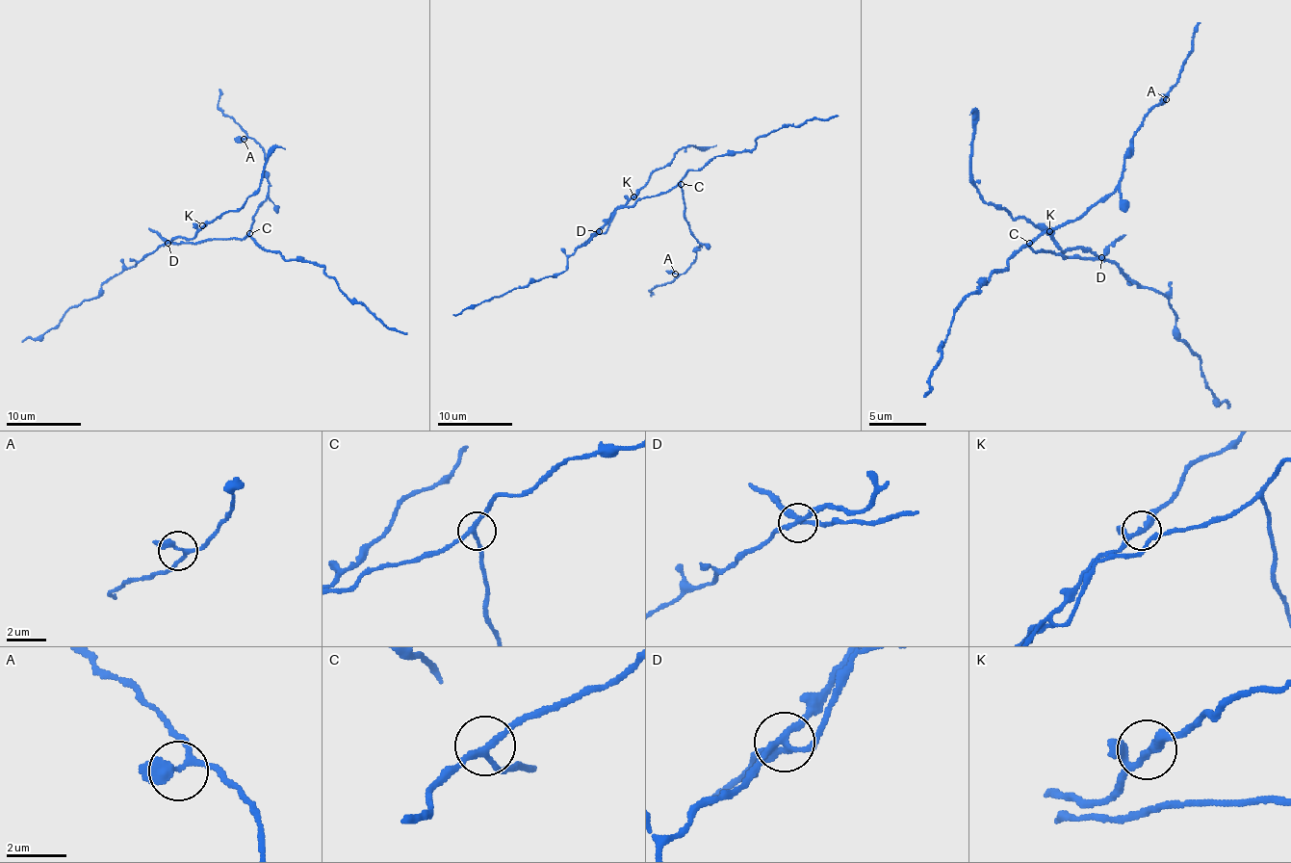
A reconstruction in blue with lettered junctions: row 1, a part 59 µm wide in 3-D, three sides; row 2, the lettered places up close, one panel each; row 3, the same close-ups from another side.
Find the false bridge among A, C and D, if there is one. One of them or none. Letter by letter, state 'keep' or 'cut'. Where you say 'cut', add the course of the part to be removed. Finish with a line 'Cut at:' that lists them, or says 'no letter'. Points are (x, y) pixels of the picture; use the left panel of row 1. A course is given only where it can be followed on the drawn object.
A: keep
C: keep
D: cut | (167, 243), (111, 276), (95, 297), (84, 299), (73, 306), (54, 327), (22, 342)
Cut at: D

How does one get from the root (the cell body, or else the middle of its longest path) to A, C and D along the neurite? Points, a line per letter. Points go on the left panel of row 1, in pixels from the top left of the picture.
A: (204, 239), (242, 239), (267, 197), (265, 150), (251, 138), (244, 139)
C: (204, 239), (244, 239), (249, 233)
D: (204, 239), (190, 243), (182, 237), (174, 237), (167, 243)

